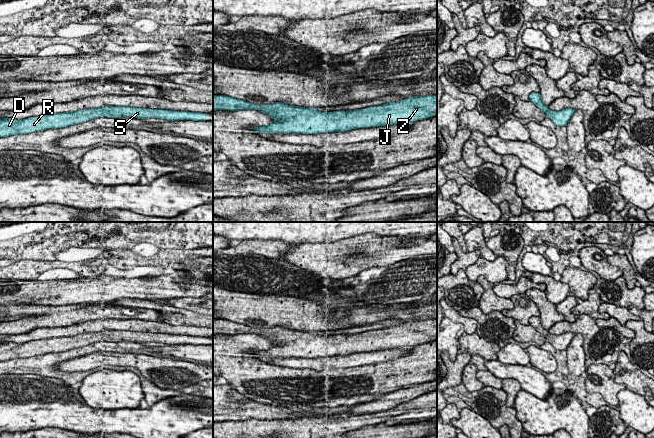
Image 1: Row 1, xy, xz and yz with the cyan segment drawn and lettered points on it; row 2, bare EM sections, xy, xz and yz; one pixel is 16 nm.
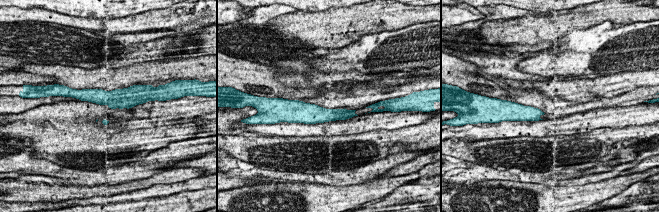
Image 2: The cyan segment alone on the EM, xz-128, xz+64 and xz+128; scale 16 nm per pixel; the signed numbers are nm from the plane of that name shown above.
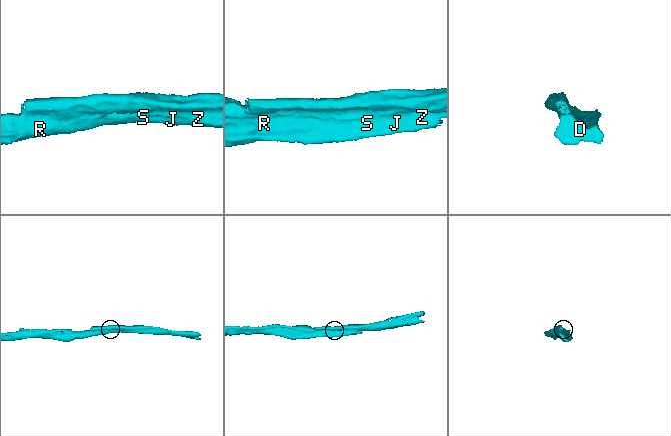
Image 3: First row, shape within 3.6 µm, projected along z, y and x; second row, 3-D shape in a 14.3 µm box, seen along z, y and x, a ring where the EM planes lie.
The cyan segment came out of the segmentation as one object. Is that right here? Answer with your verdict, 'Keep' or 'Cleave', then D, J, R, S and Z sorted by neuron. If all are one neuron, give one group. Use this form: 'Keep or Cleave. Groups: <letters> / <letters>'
Keep. Groups: D J R S Z

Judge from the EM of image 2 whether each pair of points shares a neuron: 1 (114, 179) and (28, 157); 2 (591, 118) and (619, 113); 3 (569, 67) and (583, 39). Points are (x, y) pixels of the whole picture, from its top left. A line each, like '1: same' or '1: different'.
1: same
2: same
3: same

